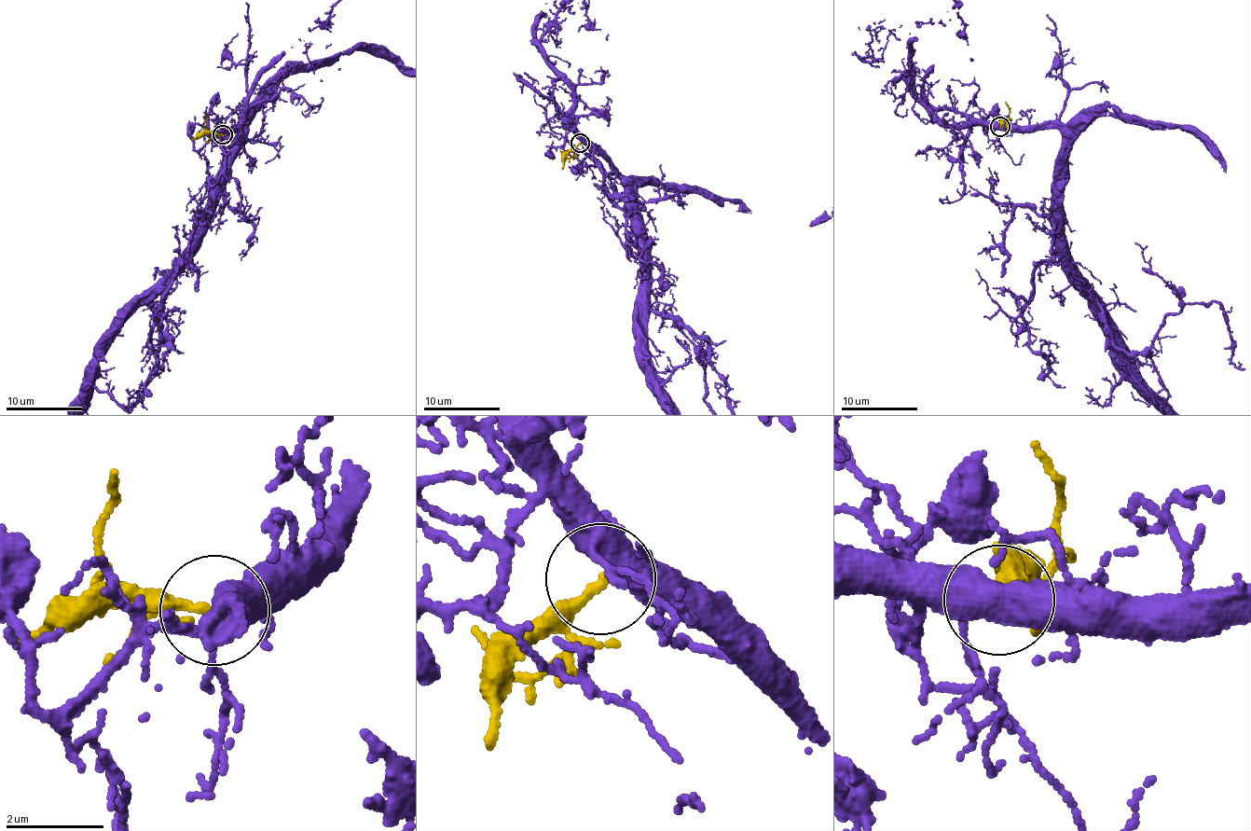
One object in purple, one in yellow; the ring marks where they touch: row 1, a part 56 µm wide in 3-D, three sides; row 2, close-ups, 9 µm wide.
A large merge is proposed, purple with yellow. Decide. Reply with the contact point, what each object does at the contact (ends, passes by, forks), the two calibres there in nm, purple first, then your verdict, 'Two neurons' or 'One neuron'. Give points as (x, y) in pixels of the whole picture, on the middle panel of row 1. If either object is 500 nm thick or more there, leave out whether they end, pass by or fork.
Place: (580, 143). At the ring purple forks. At the ring yellow ends. Thickness 400 nm (purple) against 200 nm. One neuron

